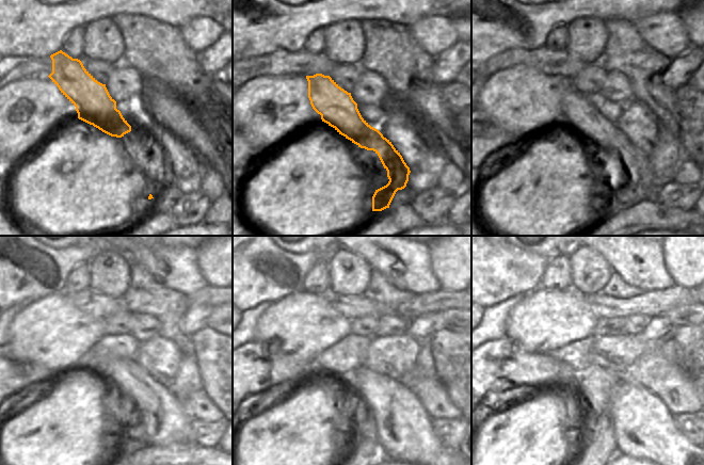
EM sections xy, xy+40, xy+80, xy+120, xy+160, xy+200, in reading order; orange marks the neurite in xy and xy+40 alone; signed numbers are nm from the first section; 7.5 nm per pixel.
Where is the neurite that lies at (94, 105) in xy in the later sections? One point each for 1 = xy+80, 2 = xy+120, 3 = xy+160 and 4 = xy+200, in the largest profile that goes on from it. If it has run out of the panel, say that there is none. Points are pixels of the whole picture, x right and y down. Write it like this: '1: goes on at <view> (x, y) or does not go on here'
1: goes on at xy+80 (635, 183)
2: goes on at xy+120 (161, 419)
3: goes on at xy+160 (404, 432)
4: goes on at xy+200 (644, 429)

